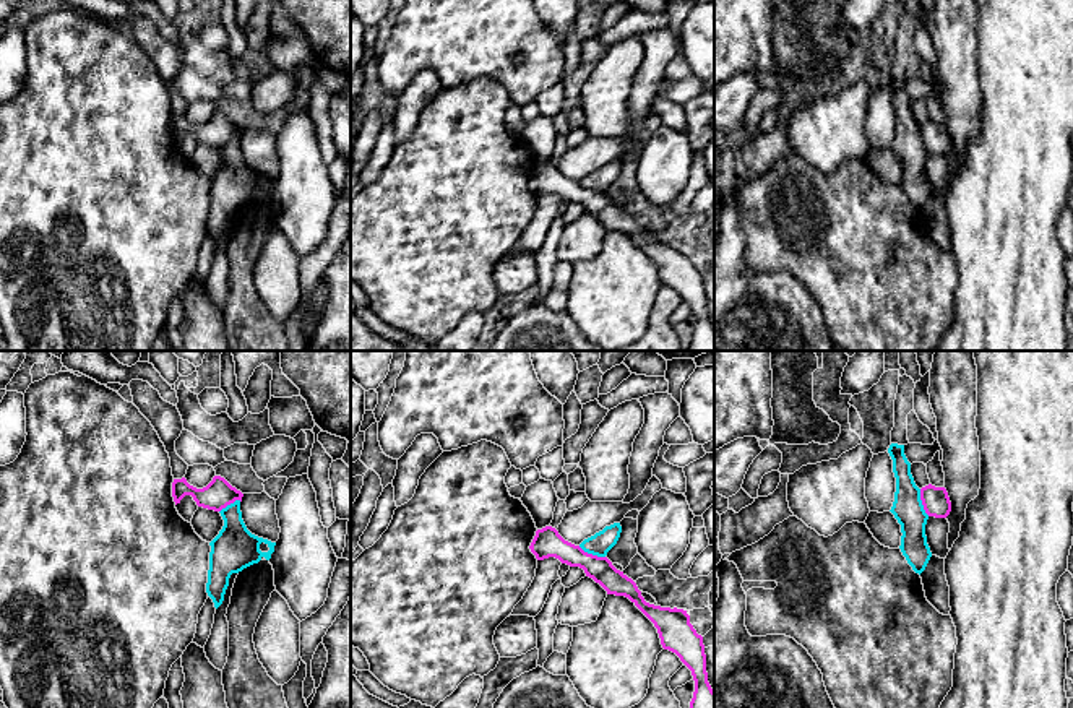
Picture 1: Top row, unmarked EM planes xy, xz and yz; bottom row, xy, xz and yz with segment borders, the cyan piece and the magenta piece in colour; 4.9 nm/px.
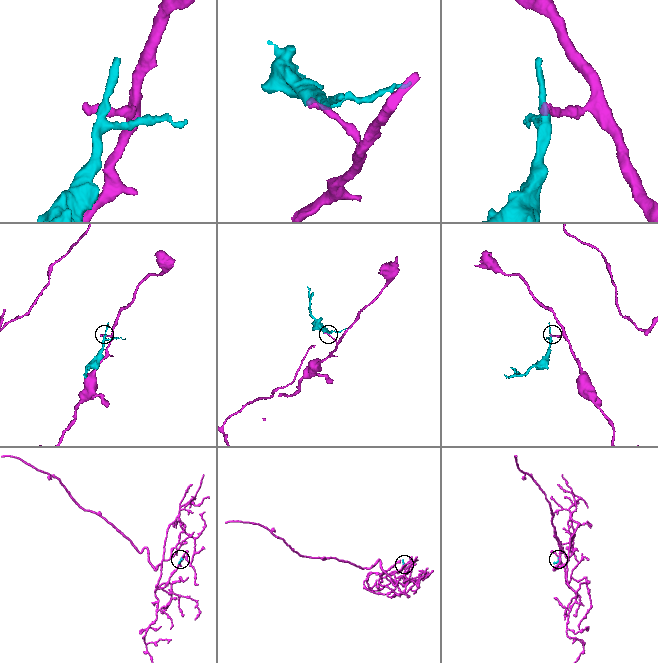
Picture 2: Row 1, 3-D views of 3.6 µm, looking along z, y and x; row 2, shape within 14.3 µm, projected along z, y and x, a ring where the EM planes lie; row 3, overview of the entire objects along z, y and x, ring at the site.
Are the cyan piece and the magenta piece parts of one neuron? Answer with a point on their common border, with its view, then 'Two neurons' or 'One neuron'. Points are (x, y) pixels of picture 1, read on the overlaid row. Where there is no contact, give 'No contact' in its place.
Touches cyan at yz (921, 502). Two neurons

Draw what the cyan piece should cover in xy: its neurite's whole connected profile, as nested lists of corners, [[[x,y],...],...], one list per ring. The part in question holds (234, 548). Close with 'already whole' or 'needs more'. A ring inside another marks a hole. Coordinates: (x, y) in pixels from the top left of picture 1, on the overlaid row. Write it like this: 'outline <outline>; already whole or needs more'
outline [[[240,500],[222,508],[221,516],[224,526],[219,534],[209,542],[209,570],[206,593],[218,609],[229,586],[232,573],[258,563],[263,557],[271,559],[276,542],[252,534],[240,512]]]; already whole

